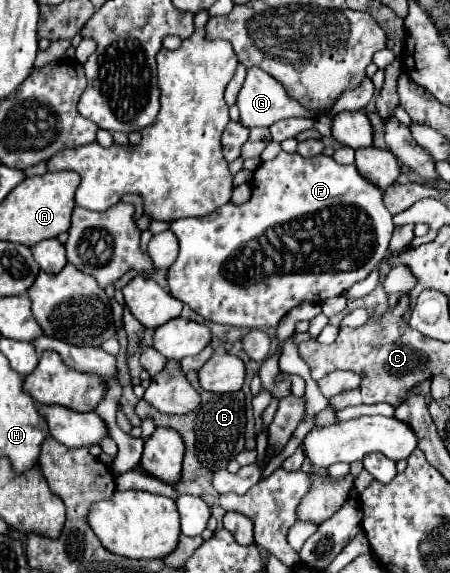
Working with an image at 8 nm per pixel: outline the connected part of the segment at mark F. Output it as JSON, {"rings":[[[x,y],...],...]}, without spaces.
{"rings":[[[279,154],[271,162],[263,162],[255,172],[253,172],[253,196],[247,204],[235,206],[235,204],[225,204],[217,208],[215,212],[201,216],[201,218],[179,218],[171,222],[171,230],[179,240],[179,256],[167,270],[167,286],[169,294],[185,304],[189,304],[199,316],[205,320],[217,322],[217,324],[227,324],[227,326],[245,326],[245,328],[265,328],[265,326],[277,326],[281,318],[295,308],[301,302],[313,302],[321,304],[325,298],[341,296],[347,288],[351,288],[355,282],[363,280],[371,270],[375,270],[383,258],[387,256],[387,246],[393,234],[393,216],[387,212],[383,206],[383,192],[365,180],[355,166],[343,166],[335,162],[331,156],[317,154],[313,158],[301,158],[299,154]]]}

